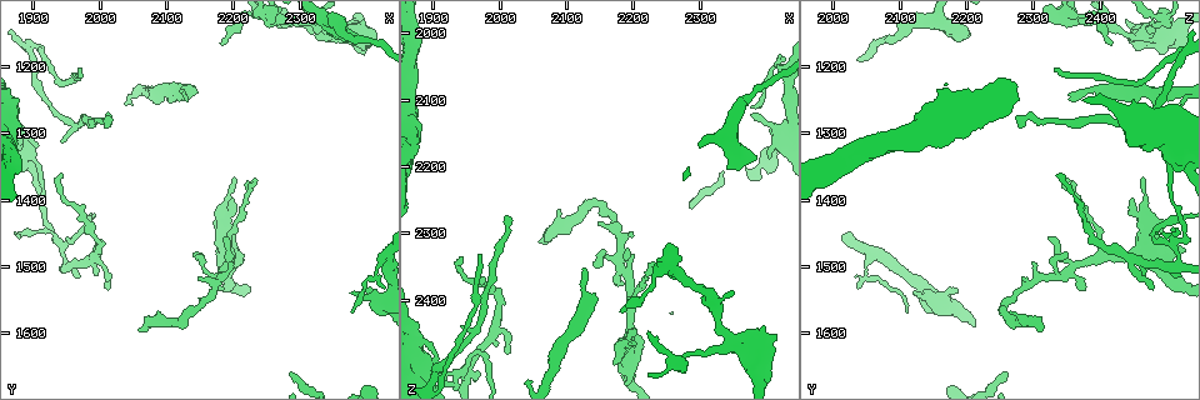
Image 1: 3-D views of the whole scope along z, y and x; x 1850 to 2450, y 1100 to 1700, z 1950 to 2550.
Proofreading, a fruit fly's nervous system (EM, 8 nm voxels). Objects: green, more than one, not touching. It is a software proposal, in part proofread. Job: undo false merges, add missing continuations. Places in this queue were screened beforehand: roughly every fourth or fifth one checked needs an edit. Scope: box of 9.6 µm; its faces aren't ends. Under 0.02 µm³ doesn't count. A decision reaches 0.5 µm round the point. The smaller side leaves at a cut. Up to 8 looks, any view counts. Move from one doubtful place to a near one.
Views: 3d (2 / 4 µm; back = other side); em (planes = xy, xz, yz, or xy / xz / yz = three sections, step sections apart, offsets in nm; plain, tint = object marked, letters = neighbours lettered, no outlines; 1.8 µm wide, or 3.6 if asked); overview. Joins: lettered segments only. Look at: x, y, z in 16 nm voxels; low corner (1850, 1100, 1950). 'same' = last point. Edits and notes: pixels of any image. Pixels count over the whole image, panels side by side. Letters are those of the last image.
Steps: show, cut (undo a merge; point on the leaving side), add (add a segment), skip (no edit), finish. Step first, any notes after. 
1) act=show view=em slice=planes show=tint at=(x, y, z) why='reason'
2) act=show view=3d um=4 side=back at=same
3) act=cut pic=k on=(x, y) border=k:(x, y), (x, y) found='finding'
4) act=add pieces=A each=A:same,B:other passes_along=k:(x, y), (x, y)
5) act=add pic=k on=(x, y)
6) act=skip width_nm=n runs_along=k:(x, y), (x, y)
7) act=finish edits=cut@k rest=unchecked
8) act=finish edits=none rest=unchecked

act=show view=em slice=planes show=letters at=(2200, 1395, 2445) why='free end'

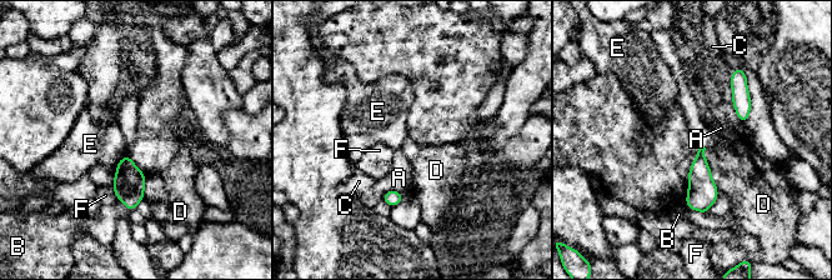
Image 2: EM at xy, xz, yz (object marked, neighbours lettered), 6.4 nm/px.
act=skip each=A:other,B:other,C:other,D:other,E:other,F:other border=2:(125, 153), (115, 165) found='none of them fits'

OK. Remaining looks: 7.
act=show view=3d um=4 at=(1940, 1315, 2435) why='free end'

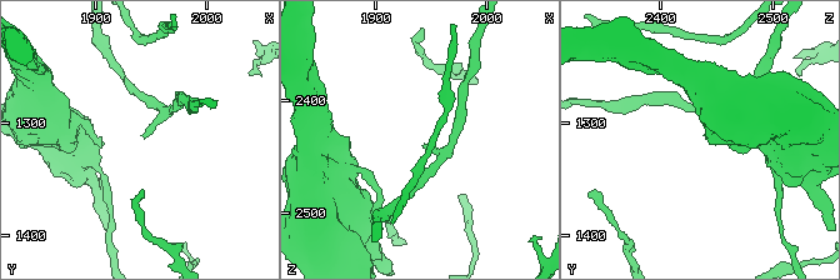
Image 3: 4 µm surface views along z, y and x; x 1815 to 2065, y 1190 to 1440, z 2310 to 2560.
act=show view=em slice=planes show=letters at=(1944, 1310, 2438) why='shape alone is not enough'

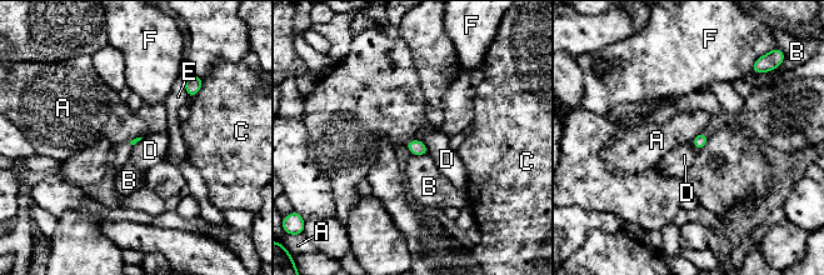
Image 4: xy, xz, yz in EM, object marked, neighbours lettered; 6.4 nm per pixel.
act=skip each=A:other,B:other,C:other,D:other,E:other,F:other border=4:(704, 130), (690, 141) found='none of them fits'

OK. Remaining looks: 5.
act=show view=3d um=2 at=(2060, 1595, 2310) why='end of a long branch'

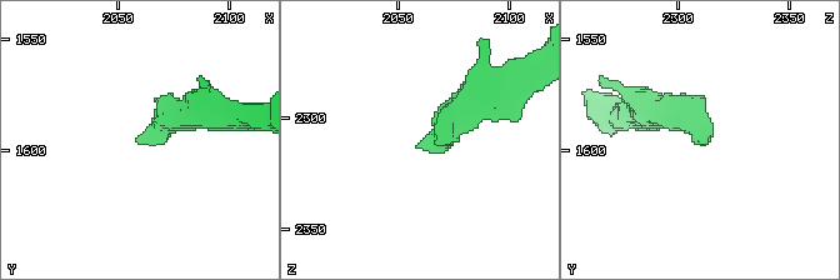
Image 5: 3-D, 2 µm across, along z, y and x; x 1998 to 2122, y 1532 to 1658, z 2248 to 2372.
act=show view=em slice=xy step=4 show=tint at=(2059, 1596, 2311) why='need the tissue'

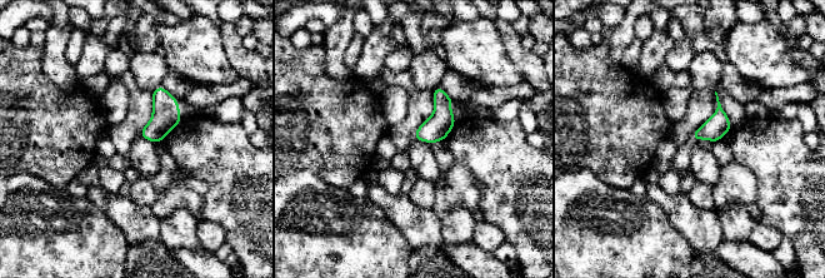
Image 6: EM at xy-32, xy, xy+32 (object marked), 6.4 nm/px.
act=show view=em slice=xz step=8 show=letters at=same why='cut it another way'

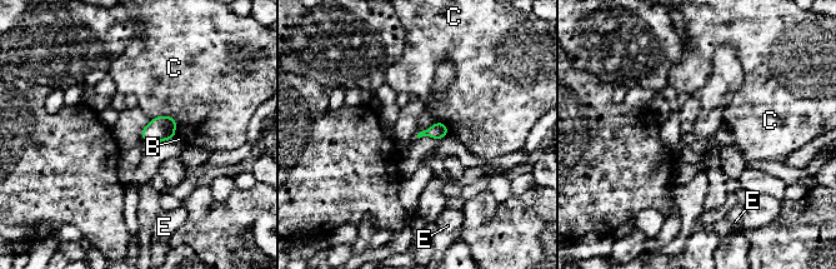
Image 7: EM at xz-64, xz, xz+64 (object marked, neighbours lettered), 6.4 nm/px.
act=skip each=B:other,C:other,E:other border=7:(151, 118), (173, 116), (176, 135) found='none of them fits'

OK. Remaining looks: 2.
act=finish edits=none rest=unchecked

